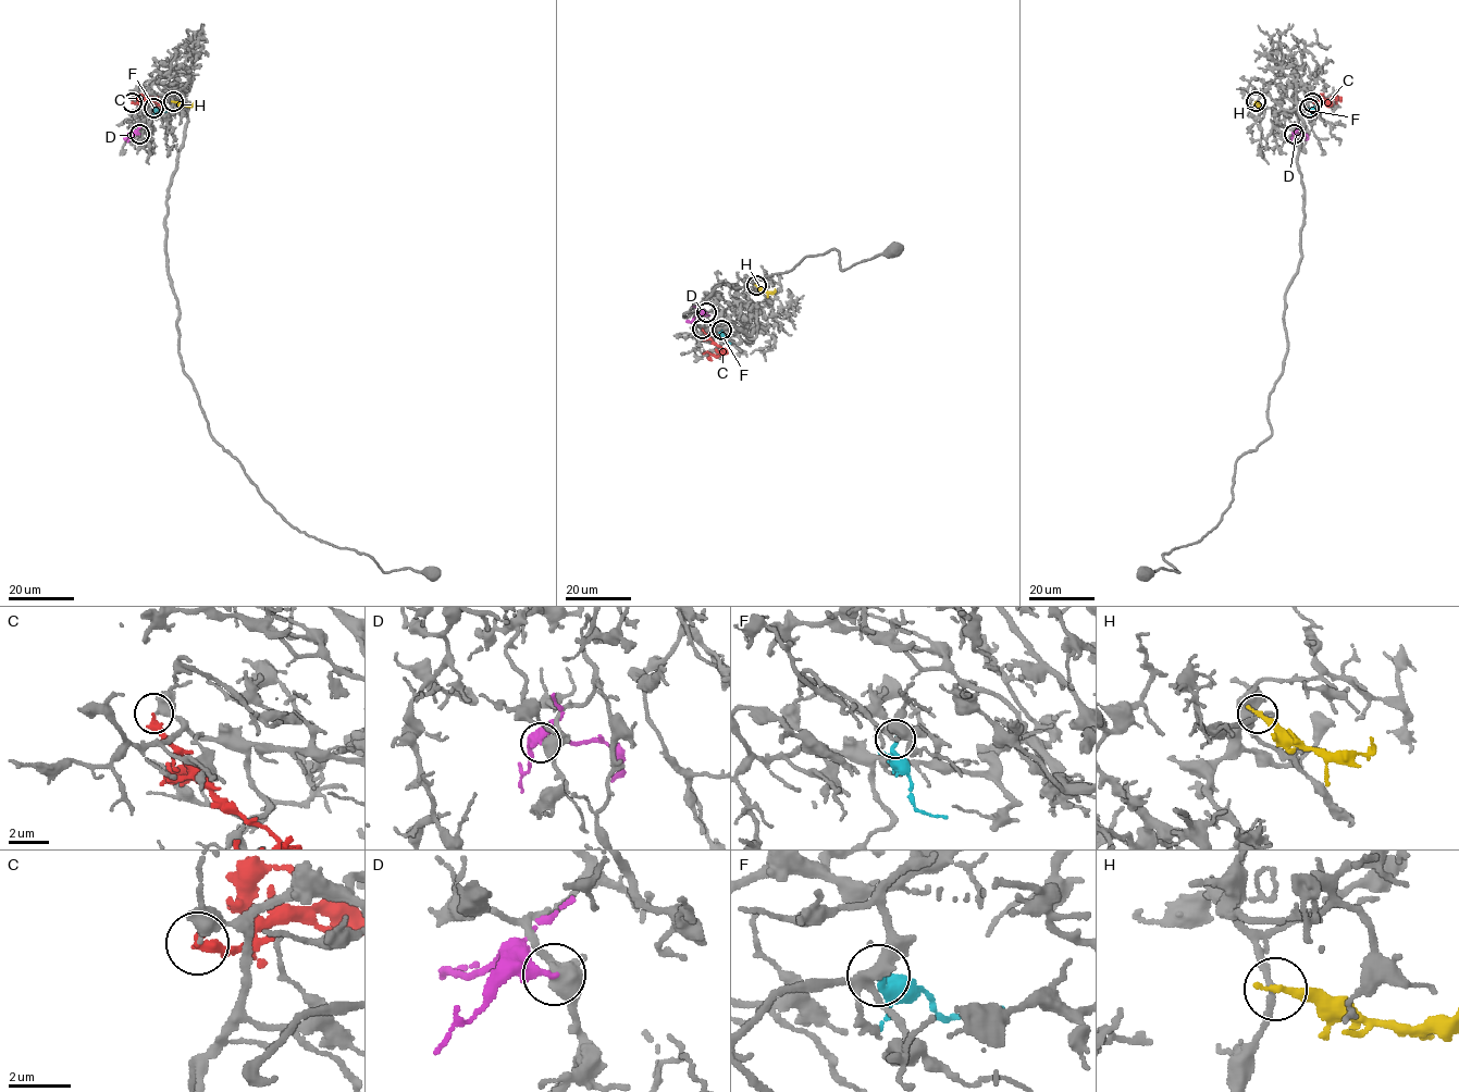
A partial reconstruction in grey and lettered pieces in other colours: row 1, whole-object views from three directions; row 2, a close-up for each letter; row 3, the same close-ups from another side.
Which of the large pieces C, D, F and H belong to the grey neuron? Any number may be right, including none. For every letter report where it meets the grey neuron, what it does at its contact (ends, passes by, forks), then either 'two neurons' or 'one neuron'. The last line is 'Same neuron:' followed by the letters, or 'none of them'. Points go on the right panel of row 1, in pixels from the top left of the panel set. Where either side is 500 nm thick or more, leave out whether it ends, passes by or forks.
C: meets grey at (1312, 102); it ends there; two neurons
D: meets grey at (1294, 134); it ends there; two neurons
F: meets grey at (1309, 108); it ends there; one neuron
H: meets grey at (1256, 101); it ends there; one neuron
Same neuron: F, H

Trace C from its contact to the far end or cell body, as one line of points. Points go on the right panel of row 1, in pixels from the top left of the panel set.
C: (1312, 102), (1330, 100), (1335, 95), (1336, 103)

